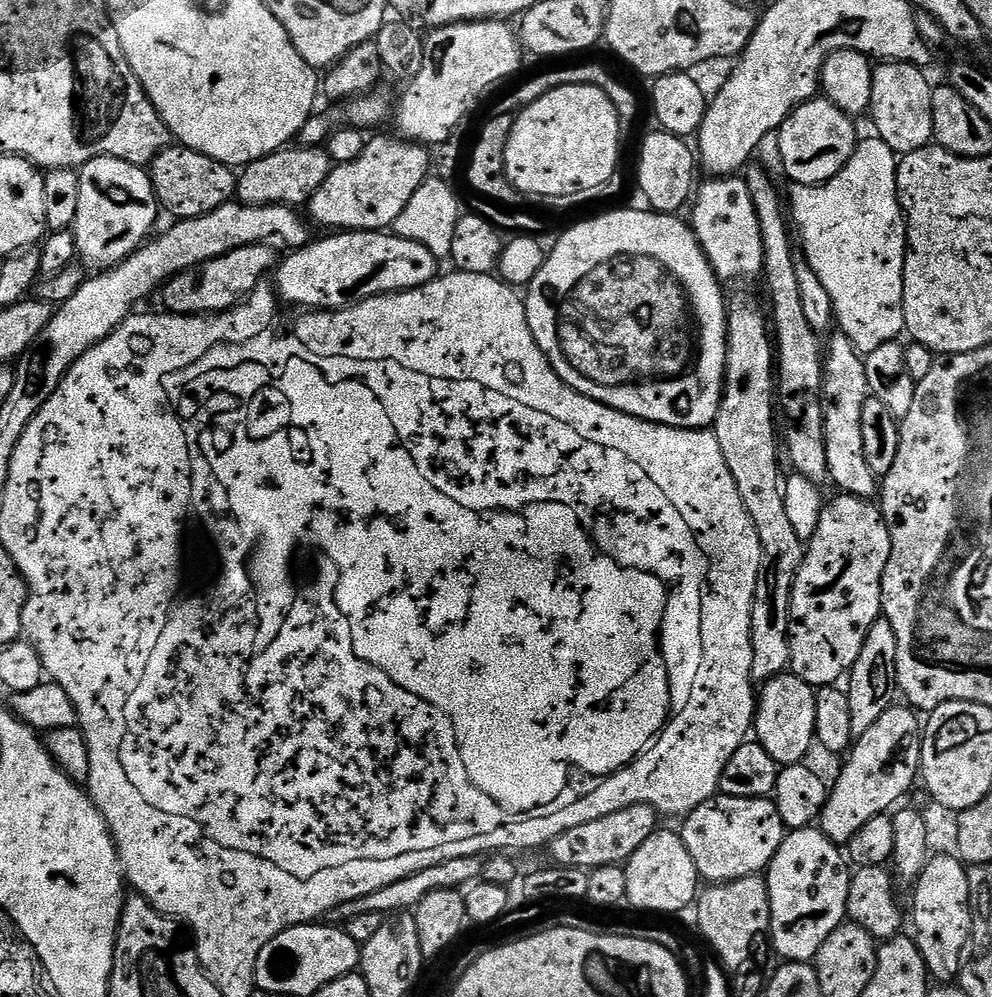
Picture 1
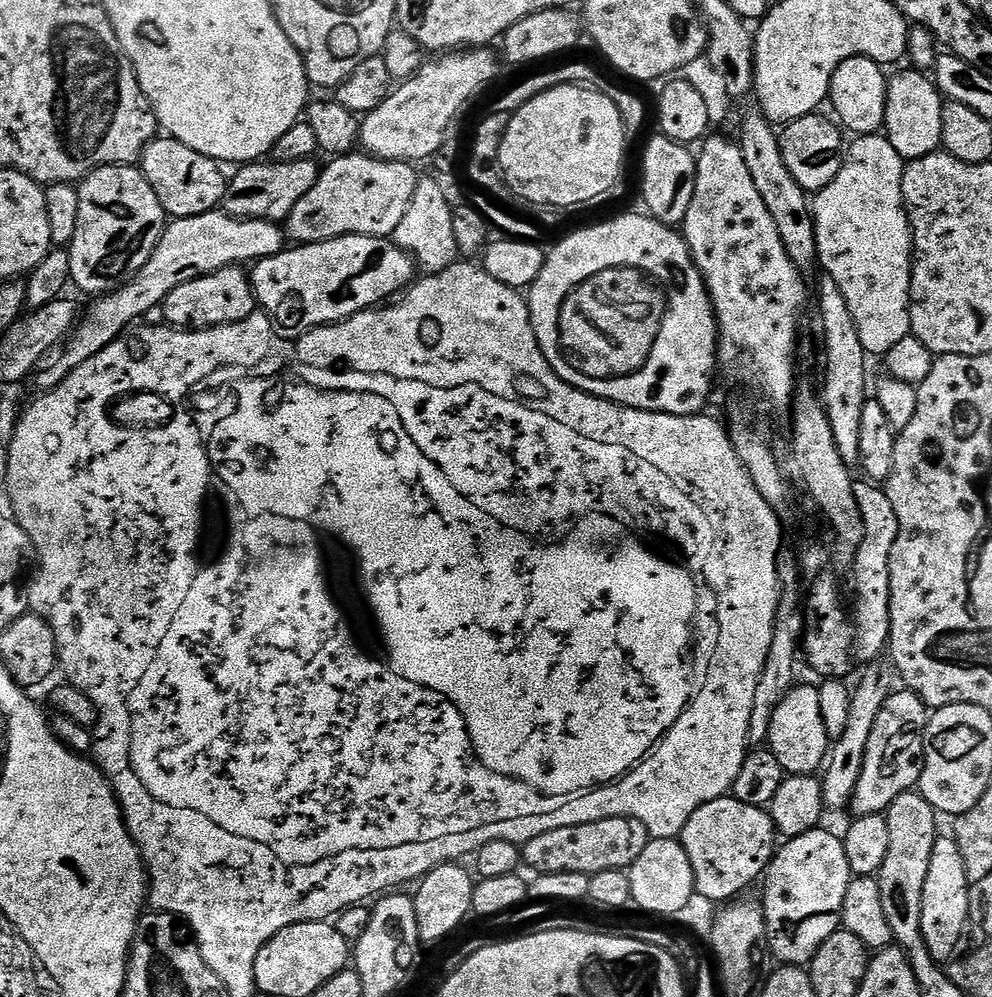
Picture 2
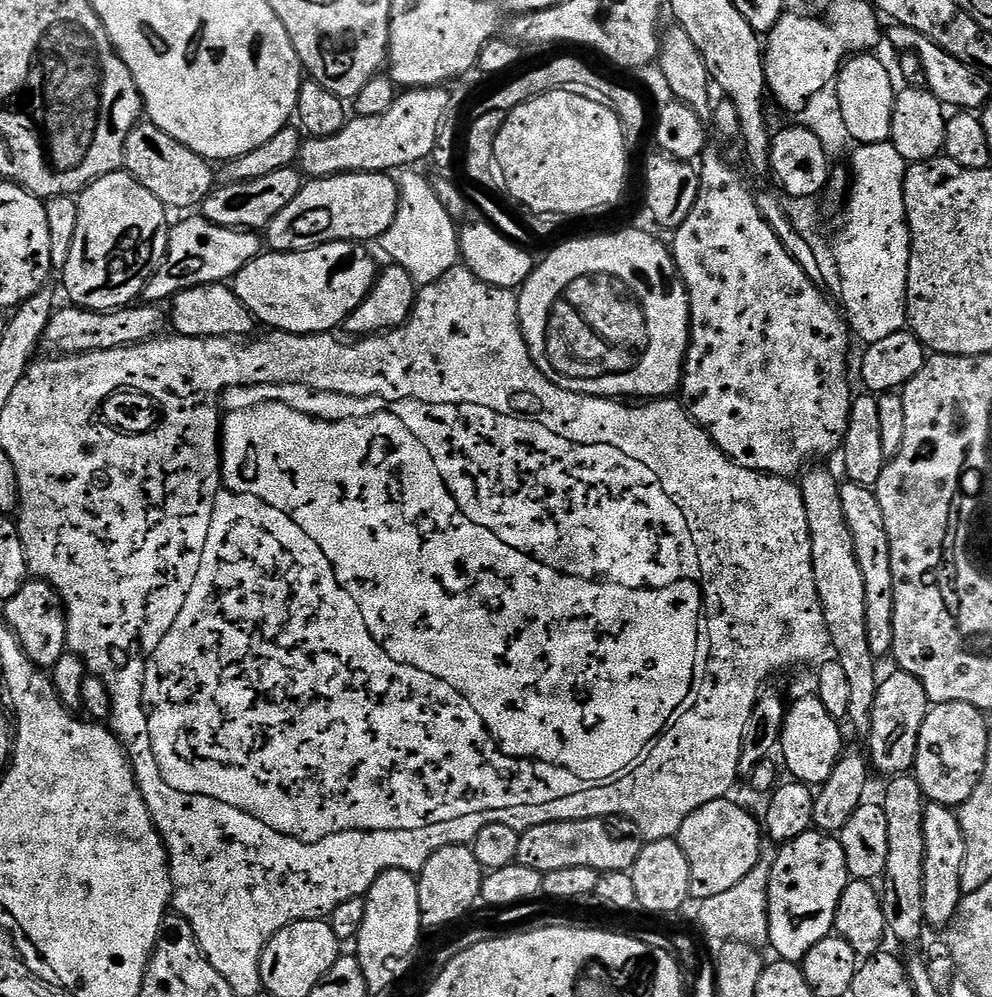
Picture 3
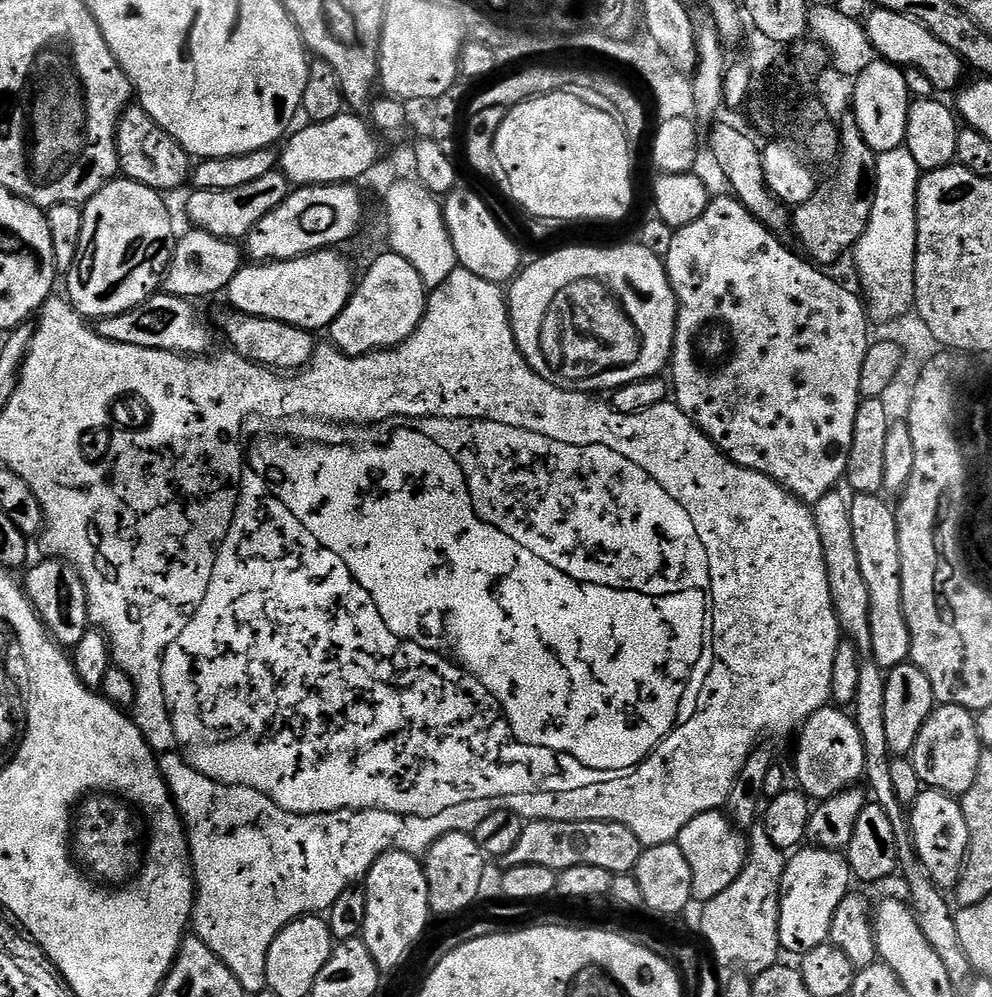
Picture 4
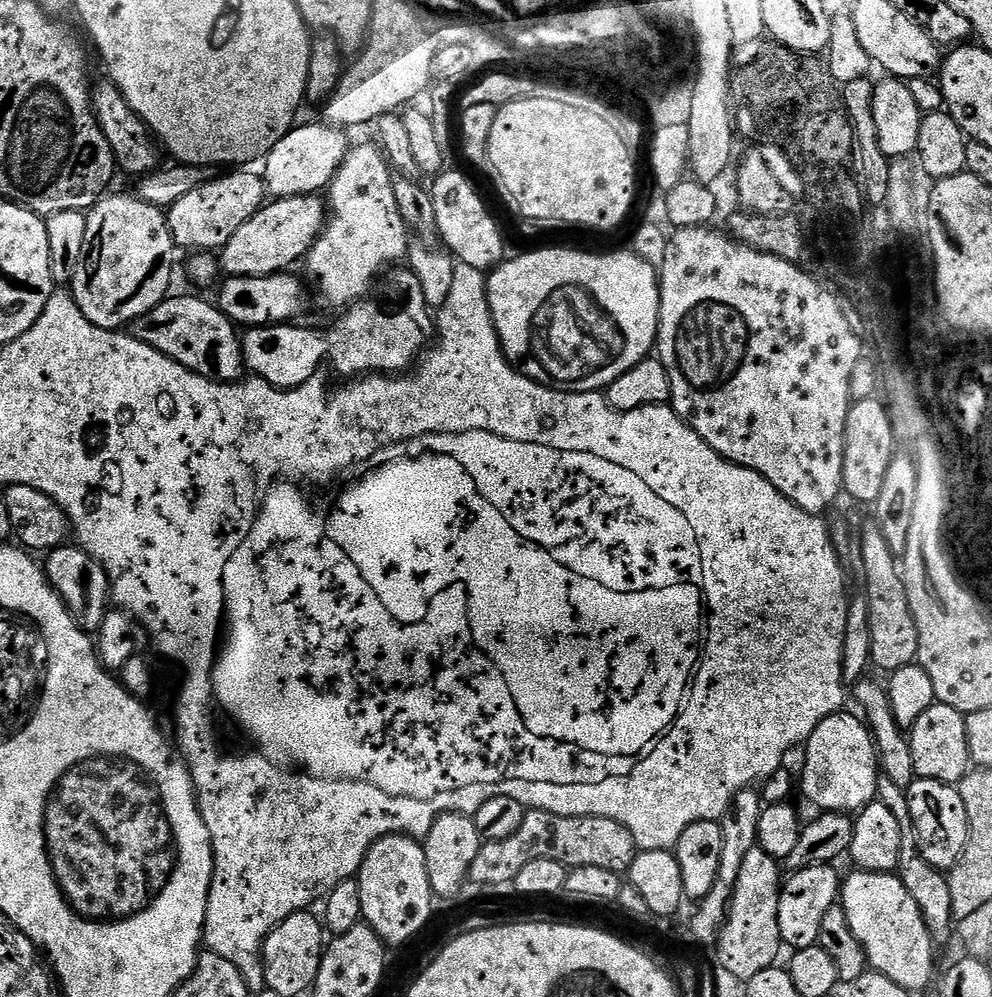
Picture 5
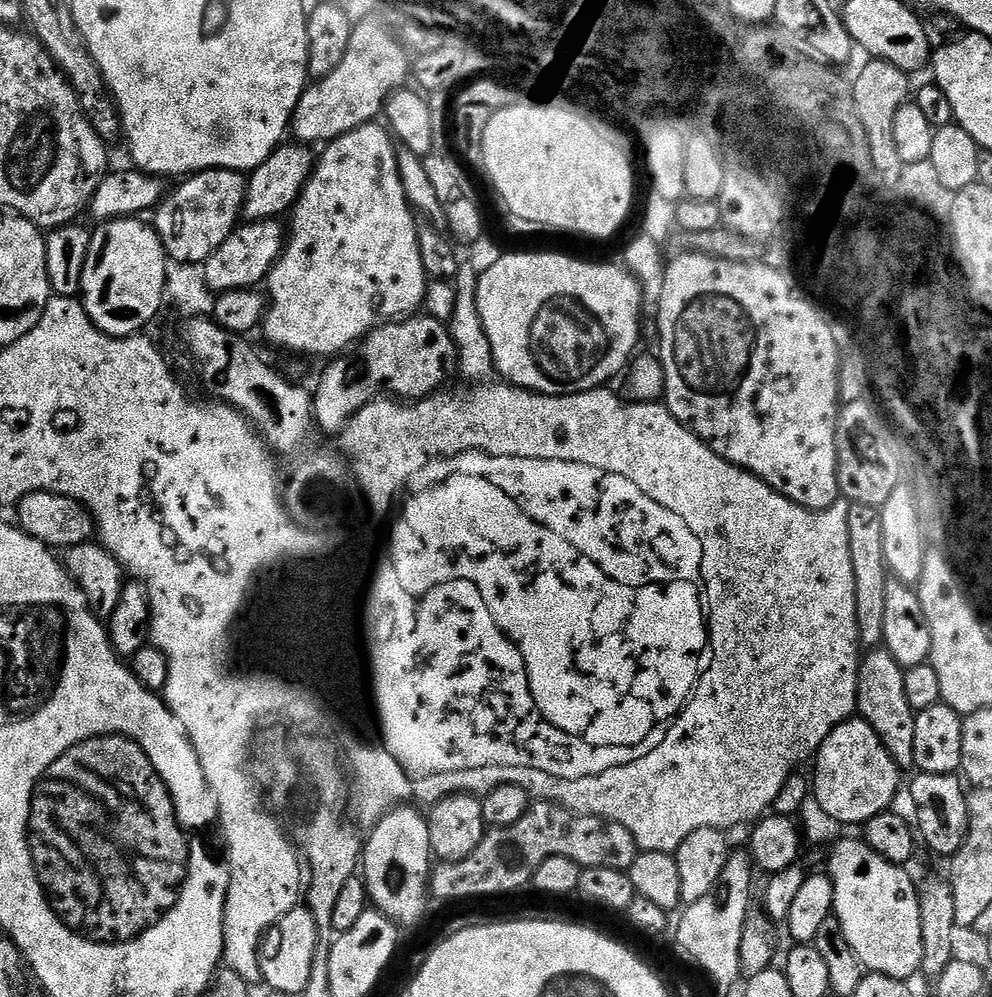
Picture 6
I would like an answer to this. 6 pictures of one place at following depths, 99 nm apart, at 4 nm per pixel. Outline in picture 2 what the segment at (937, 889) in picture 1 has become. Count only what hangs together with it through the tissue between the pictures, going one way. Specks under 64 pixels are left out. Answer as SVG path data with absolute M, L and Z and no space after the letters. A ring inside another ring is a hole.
M940 834L934 842L934 854L930 854L930 871L926 874L926 887L922 889L922 938L926 938L926 946L936 961L948 962L957 955L956 947L964 936L967 924L970 924L970 881L966 874L966 862L962 862L962 850L958 850L955 835Z

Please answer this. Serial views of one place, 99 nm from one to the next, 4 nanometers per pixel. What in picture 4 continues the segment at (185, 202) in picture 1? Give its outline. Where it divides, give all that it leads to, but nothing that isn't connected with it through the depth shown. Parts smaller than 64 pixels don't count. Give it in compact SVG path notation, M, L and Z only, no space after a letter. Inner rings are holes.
M129 106L120 115L116 127L116 153L120 172L127 179L142 186L150 186L161 194L169 194L168 192L174 191L175 188L187 185L194 167L188 151L171 134L162 130L162 126L158 126L158 122L150 118L147 110L139 106Z

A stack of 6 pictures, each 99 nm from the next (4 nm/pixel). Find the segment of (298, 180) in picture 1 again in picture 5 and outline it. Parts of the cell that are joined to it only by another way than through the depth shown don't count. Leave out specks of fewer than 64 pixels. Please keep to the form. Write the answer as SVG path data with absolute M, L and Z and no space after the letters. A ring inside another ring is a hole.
M232 170L229 176L222 176L199 184L190 194L178 198L172 208L167 209L170 234L174 238L177 249L189 248L192 254L212 254L226 246L230 237L245 222L250 222L254 214L266 203L264 177L259 171Z

